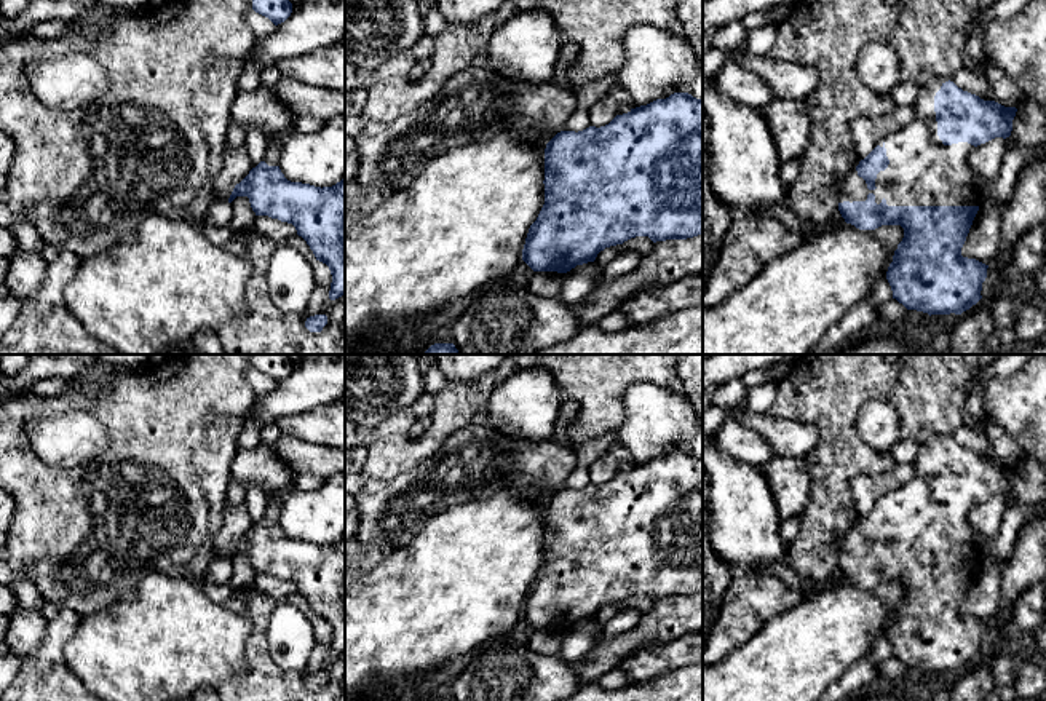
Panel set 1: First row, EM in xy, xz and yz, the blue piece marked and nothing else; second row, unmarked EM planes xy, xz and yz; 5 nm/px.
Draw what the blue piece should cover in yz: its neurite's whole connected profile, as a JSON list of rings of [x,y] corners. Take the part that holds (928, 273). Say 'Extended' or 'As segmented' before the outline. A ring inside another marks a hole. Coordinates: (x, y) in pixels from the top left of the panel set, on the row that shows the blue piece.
Extended. [[[933,78],[918,86],[915,117],[889,133],[859,161],[838,188],[838,211],[859,230],[901,225],[904,238],[894,251],[886,279],[893,299],[907,310],[931,315],[961,315],[982,295],[989,265],[961,255],[979,211],[979,188],[971,171],[971,152],[995,137],[1009,137],[1016,107],[984,101],[963,91],[953,78]]]

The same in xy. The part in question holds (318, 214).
As segmented. [[[260,161],[249,174],[235,185],[228,203],[236,196],[248,196],[256,216],[268,216],[292,224],[316,260],[326,263],[332,275],[329,299],[345,295],[345,177],[332,187],[315,187],[302,182],[291,182],[279,166],[268,166]]]

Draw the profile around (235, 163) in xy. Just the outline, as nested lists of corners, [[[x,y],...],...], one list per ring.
[[[225,145],[222,153],[222,169],[214,179],[217,201],[228,201],[233,188],[252,169],[246,147],[230,149]]]

